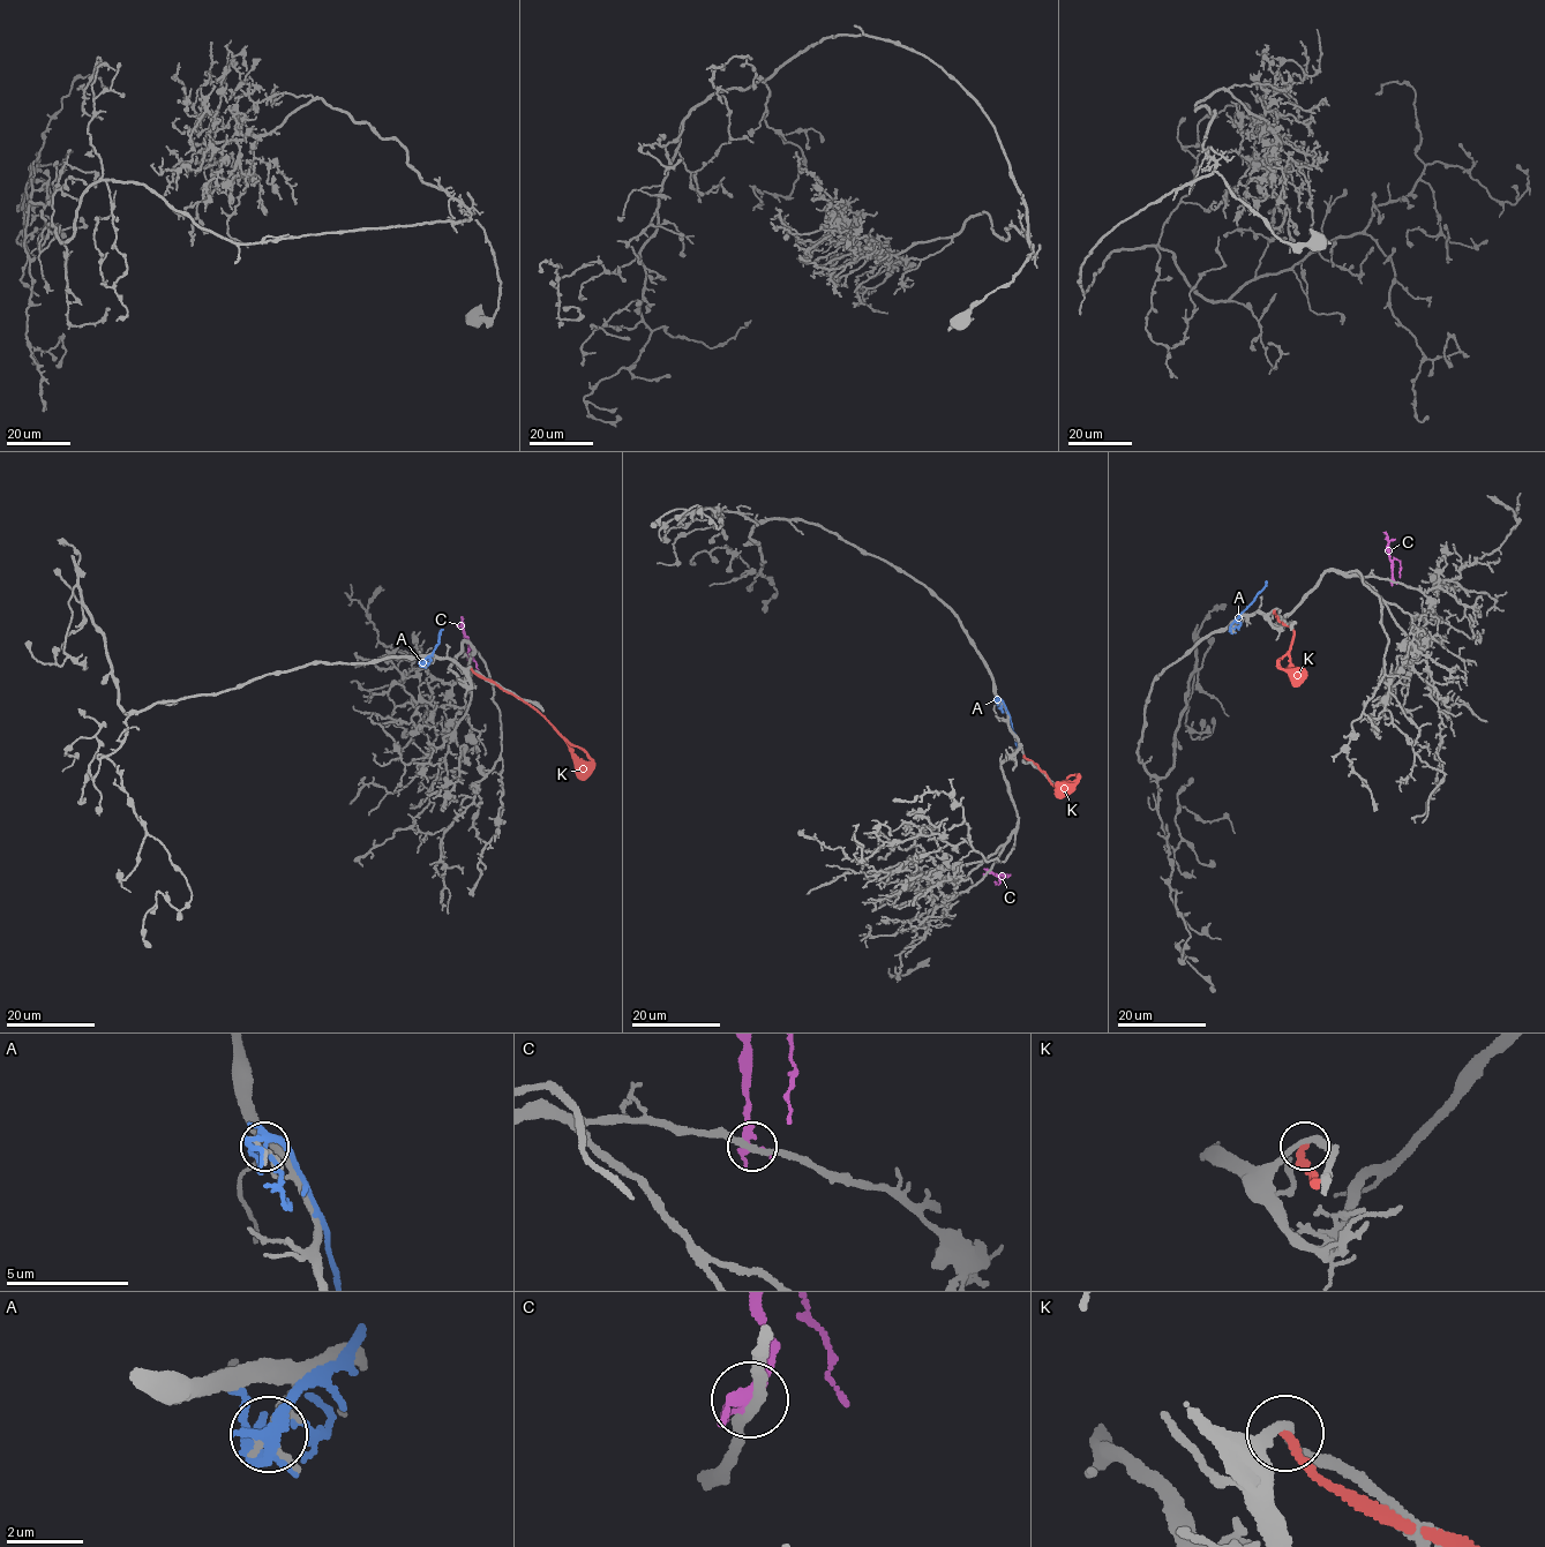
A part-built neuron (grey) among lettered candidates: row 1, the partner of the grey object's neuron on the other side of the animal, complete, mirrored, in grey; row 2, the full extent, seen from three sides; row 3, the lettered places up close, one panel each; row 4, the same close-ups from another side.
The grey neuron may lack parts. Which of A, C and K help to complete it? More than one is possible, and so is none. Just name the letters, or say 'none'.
none

